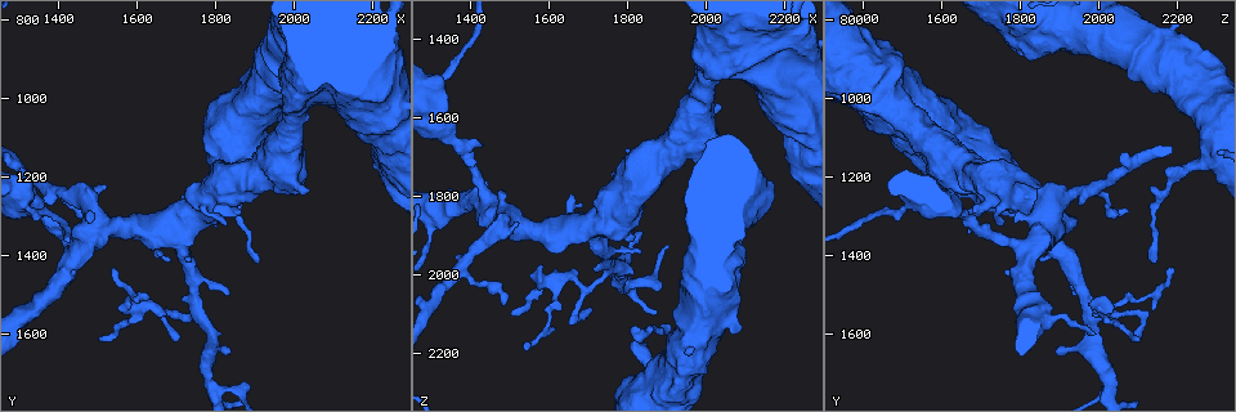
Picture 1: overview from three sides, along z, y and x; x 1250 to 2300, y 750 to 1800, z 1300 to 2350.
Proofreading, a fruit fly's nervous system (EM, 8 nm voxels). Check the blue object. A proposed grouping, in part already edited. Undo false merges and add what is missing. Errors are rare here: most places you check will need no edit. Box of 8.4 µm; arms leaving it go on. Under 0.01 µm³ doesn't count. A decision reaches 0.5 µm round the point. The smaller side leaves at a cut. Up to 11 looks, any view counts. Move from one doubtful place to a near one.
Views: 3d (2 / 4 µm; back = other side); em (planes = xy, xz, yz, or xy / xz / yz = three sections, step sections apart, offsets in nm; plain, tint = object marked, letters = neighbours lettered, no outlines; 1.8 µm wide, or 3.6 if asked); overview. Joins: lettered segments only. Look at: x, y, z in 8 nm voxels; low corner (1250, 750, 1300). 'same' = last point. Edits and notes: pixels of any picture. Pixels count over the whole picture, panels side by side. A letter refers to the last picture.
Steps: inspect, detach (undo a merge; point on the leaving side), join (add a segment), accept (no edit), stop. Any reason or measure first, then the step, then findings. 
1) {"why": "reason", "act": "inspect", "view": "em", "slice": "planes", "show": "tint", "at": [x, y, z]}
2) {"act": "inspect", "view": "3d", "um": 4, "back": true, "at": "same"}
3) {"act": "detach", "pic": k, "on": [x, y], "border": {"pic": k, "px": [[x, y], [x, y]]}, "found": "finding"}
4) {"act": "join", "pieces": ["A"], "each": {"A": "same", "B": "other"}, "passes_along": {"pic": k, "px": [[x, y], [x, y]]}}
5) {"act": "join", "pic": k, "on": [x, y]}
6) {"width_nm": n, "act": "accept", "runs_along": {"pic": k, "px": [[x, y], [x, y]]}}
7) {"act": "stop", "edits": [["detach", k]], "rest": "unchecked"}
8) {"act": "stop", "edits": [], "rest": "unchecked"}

{"why": "an open end", "act": "inspect", "view": "em", "slice": "planes", "show": "tint", "at": [1680, 1420, 1830]}

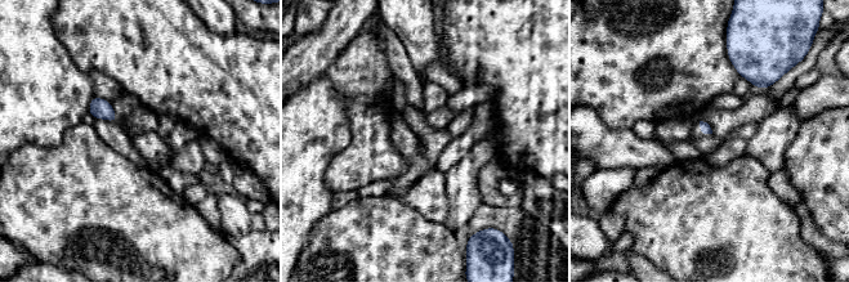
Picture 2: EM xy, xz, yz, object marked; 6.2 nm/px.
{"why": "what lies round it", "act": "inspect", "view": "em", "slice": "planes", "show": "letters", "at": "same"}

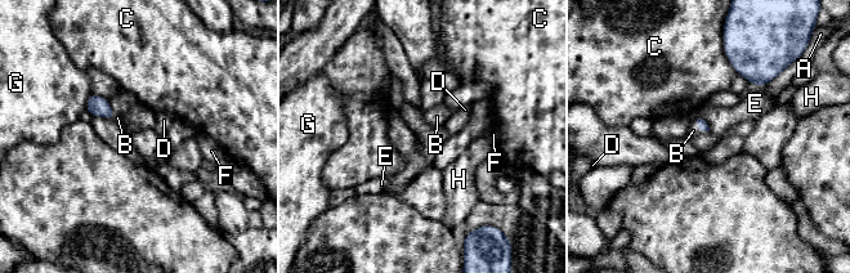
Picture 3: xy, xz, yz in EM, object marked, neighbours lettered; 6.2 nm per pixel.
{"act": "accept", "each": {"A": "other", "B": "other", "C": "other", "D": "other", "E": "other", "F": "other", "G": "other", "H": "other"}, "border": {"pic": 3, "px": [[703, 119], [710, 130]]}, "found": "no lettered segment goes on from it"}

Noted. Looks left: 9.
{"why": "branch stops here", "act": "inspect", "view": "em", "slice": "planes", "show": "letters", "at": [1870, 1290, 1665]}

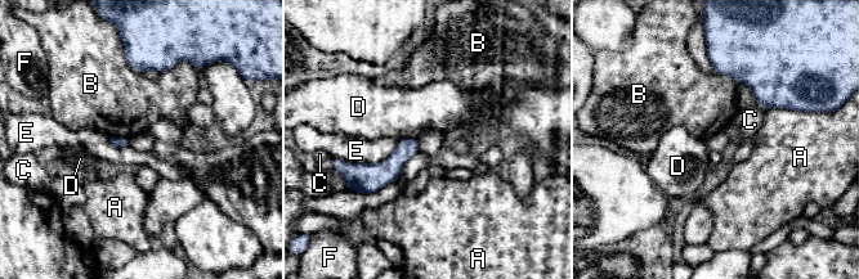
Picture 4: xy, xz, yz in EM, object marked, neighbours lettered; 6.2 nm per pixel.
{"act": "accept", "each": {"A": "other", "B": "other", "C": "other", "D": "other", "E": "other", "F": "other"}, "found": "no lettered segment goes on from it"}

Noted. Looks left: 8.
{"act": "inspect", "view": "em", "slice": "planes", "show": "tint", "at": [1640, 1525, 2015]}

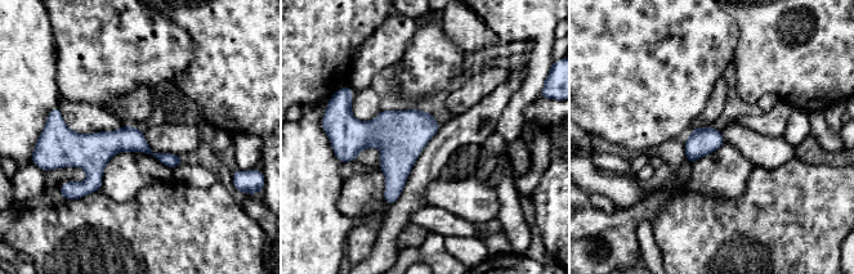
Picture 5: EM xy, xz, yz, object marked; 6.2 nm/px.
{"act": "inspect", "view": "em", "slice": "planes", "show": "letters", "at": "same"}

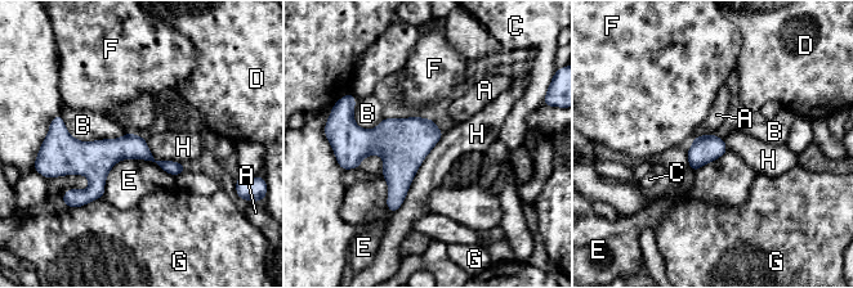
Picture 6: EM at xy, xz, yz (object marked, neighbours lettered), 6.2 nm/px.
{"act": "accept", "each": {"A": "other", "B": "other", "C": "other", "D": "other", "E": "other", "F": "other", "G": "other", "H": "other"}, "border": {"pic": 6, "px": [[445, 133], [392, 214]]}, "found": "one neuron here"}

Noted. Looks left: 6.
{"why": "end of a long branch", "act": "inspect", "view": "3d", "um": 2, "at": [1905, 1420, 2135]}

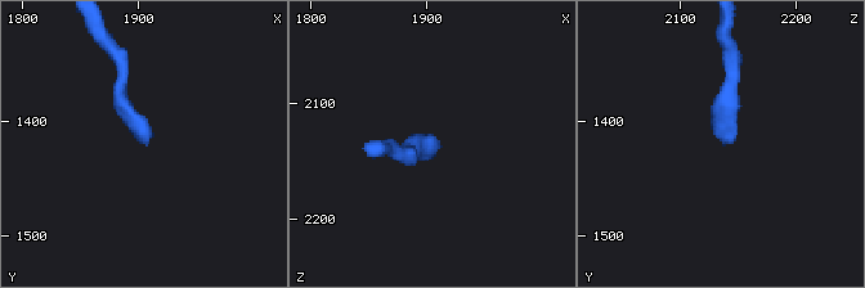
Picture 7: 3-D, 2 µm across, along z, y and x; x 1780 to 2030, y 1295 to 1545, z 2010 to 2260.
{"act": "inspect", "view": "em", "um": 3.6, "slice": "planes", "show": "plain", "at": [1908, 1420, 2136]}

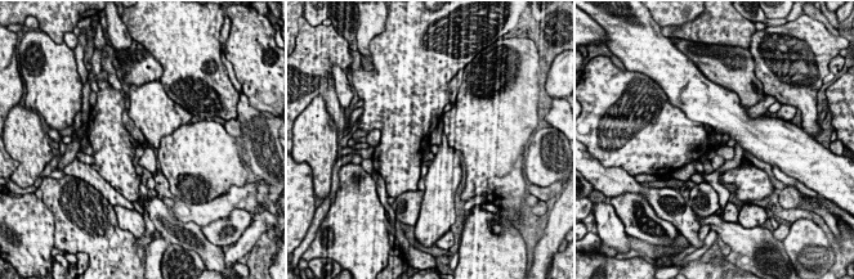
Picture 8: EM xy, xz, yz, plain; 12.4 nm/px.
{"act": "inspect", "view": "em", "um": 3.6, "slice": "planes", "show": "letters", "at": "same"}

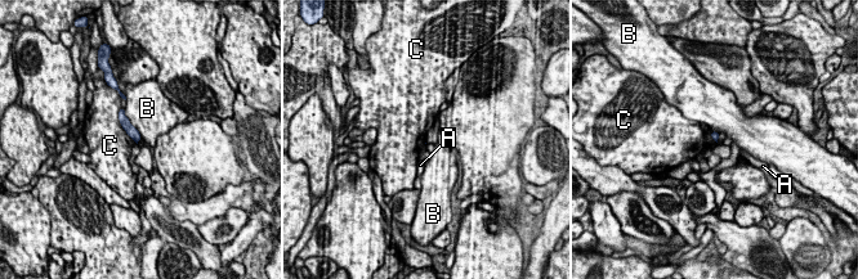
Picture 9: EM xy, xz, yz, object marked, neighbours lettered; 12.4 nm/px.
{"act": "accept", "each": {"A": "other", "B": "other", "C": "other"}, "found": "no lettered segment goes on from it"}

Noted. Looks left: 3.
{"act": "stop", "edits": [], "rest": "unchecked"}

